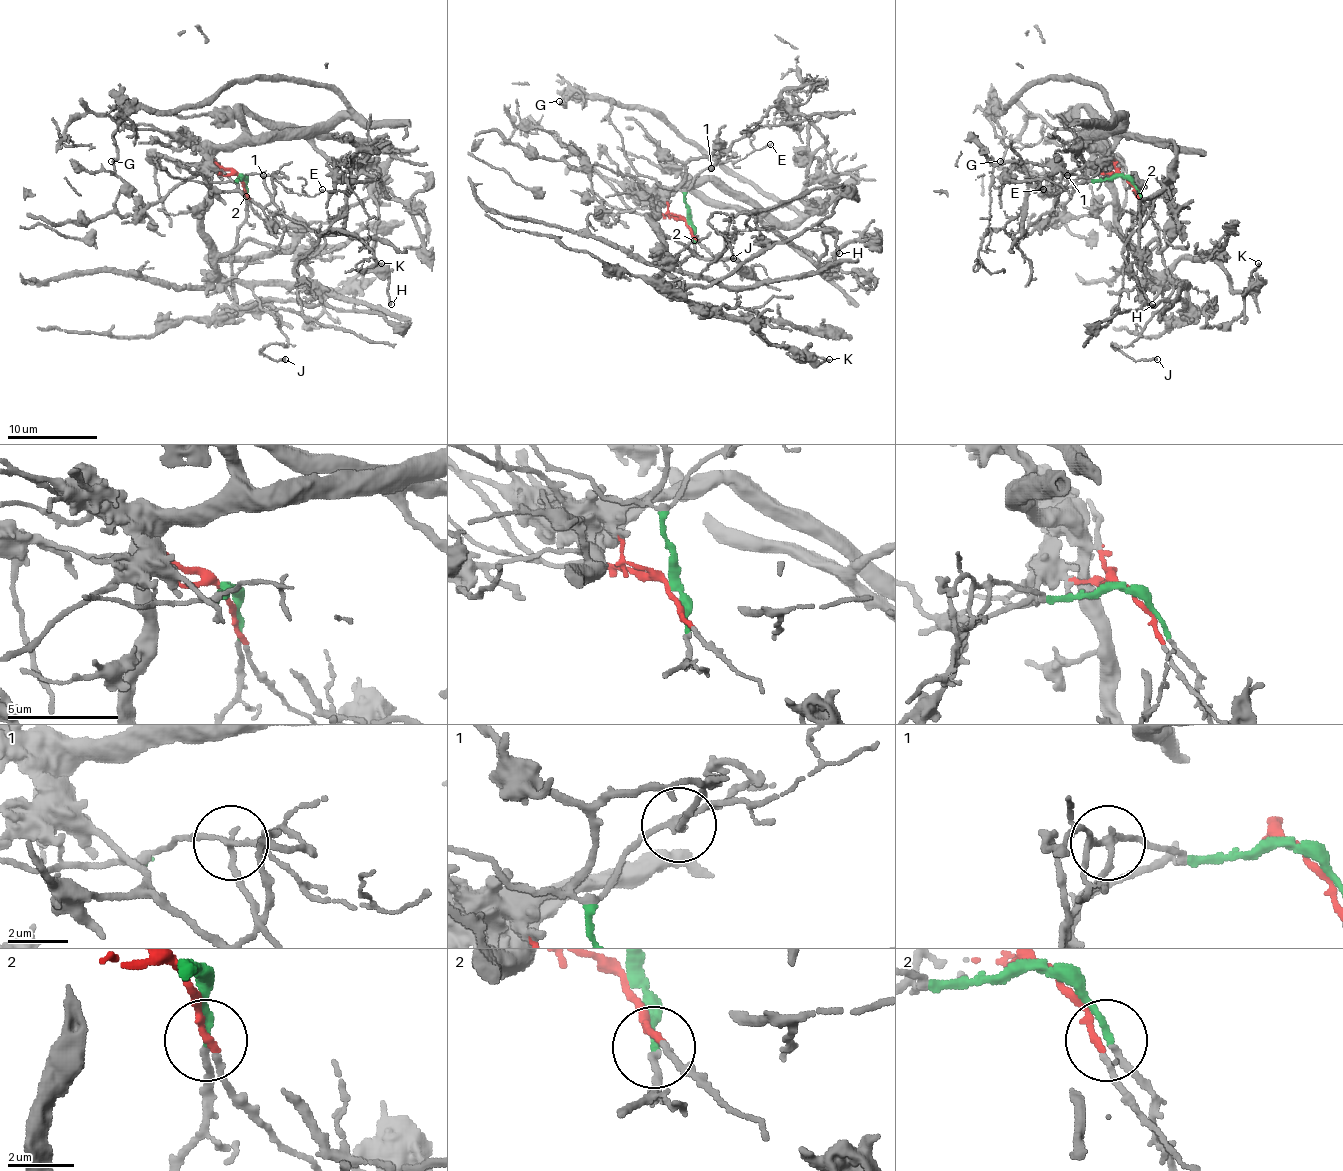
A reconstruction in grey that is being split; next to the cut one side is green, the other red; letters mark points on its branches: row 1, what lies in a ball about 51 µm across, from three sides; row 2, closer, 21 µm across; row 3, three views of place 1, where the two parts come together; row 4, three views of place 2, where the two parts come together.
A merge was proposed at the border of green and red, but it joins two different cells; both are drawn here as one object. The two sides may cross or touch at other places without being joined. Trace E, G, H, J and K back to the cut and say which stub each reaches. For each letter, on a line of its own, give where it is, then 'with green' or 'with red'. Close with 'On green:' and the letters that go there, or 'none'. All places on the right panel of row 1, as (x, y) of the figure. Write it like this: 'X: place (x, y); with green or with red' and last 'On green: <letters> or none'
E: place (1043, 189); with green
G: place (1000, 161); with red
H: place (1152, 304); with red
J: place (1157, 359); with green
K: place (1258, 263); with red
On green: E, J

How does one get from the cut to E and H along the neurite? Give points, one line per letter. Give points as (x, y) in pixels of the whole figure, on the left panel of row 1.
E: (239, 175), (237, 180), (255, 173), (273, 175), (291, 193), (316, 196), (323, 189)
H: (239, 175), (212, 157), (273, 139), (386, 144), (393, 160), (372, 191), (377, 268), (390, 304)

